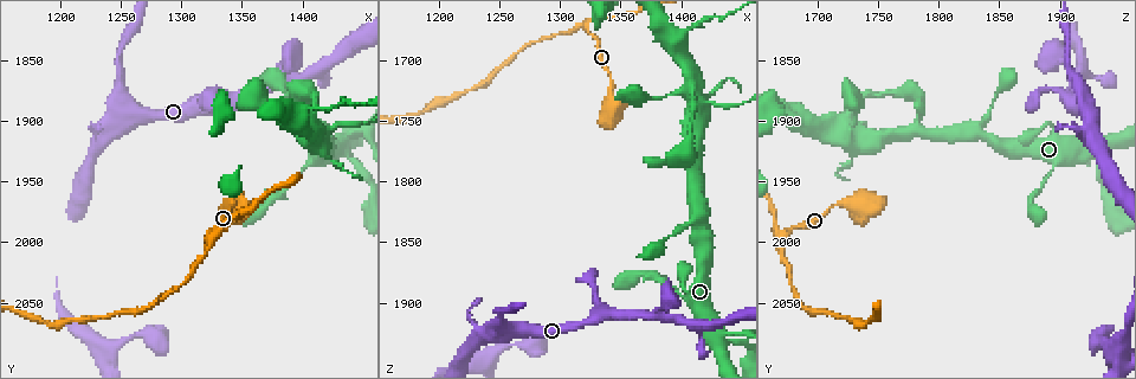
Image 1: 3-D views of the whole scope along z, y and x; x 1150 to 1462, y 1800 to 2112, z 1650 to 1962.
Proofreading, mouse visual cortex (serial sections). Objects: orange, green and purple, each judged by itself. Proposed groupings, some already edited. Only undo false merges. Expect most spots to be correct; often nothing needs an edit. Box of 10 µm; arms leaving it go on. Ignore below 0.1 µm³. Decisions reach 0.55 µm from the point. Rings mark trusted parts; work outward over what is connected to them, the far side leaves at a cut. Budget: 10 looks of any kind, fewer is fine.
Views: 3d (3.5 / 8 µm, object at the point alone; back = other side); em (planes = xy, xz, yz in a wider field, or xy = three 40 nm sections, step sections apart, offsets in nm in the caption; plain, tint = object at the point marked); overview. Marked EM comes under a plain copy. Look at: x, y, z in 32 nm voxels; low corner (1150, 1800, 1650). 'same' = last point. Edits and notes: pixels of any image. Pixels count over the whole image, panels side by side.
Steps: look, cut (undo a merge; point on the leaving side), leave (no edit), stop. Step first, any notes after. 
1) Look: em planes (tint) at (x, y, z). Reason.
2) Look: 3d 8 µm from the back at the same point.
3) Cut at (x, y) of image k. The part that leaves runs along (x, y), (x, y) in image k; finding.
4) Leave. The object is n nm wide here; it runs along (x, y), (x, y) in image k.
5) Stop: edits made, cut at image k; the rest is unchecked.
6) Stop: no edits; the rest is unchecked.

Look: em xy step 2 (tint) at (1344, 1968, 1726). Calibre changes.

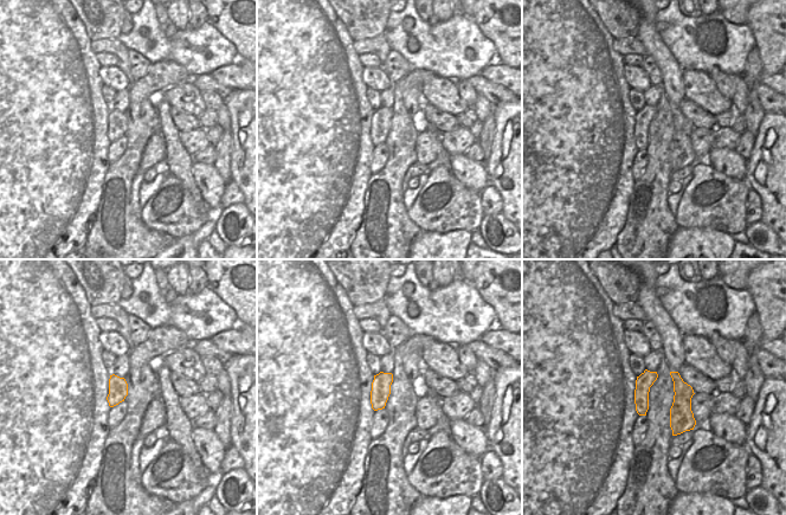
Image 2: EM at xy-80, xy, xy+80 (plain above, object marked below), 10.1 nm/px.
Look: 3d 3.5 µm at the same point. Wider look.

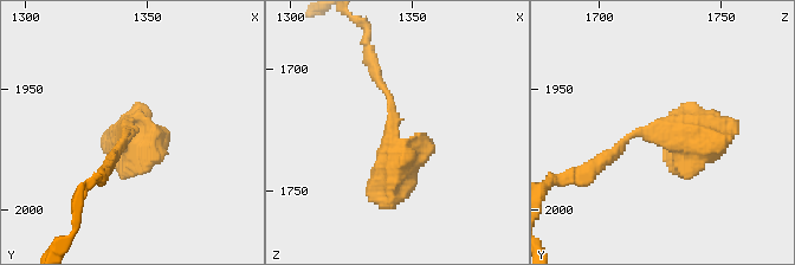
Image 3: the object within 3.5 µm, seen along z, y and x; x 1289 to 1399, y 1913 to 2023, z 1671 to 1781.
Leave. It runs along (592, 167), (642, 130), (728, 127) in image 3; all the same cell.

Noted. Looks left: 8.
Look: 3d 8 µm at (1322, 1998, 1674). Three-way junction.

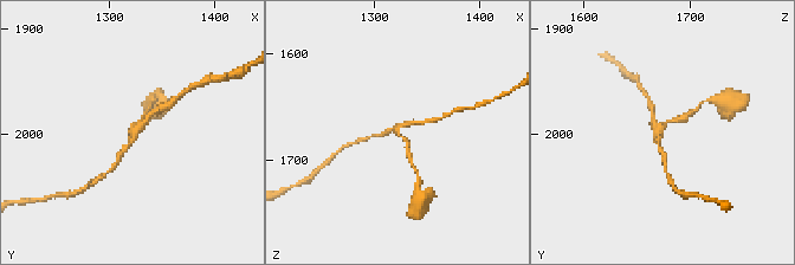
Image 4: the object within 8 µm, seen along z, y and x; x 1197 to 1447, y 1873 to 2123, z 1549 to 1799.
Look: 3d 3.5 µm at the same point. Closer look.

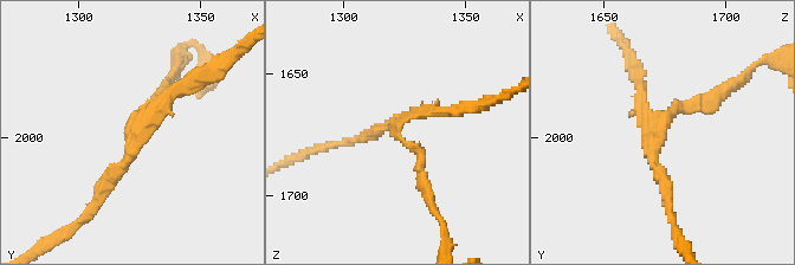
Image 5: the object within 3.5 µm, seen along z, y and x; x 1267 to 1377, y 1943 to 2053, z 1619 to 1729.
Look: em xy step 2 (tint) at (1322, 1998, 1673). 3 arms meet here; the arms are 150, 150, 150 nm wide; shape alone is not enough.

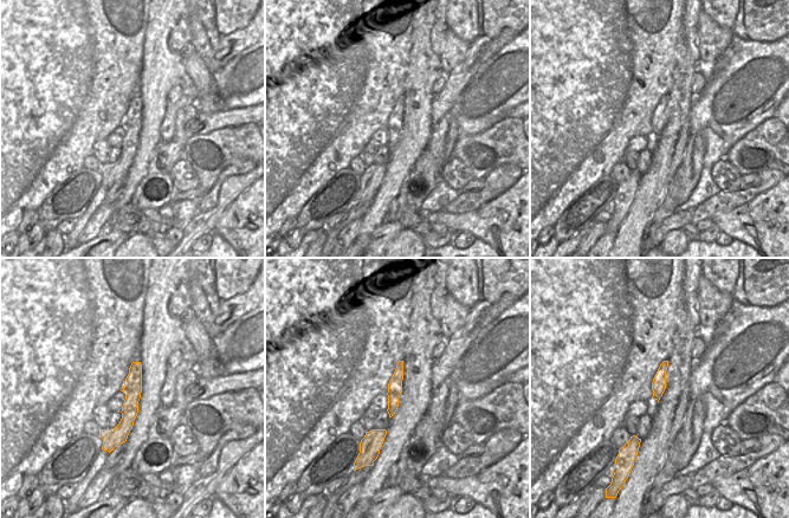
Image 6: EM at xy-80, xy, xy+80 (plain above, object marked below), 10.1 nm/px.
Leave. It runs along (156, 97), (98, 195) in image 5; one cell here.

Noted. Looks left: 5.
Look: 3d 3.5 µm at (1408, 1906, 1724). Looks like a crossing.

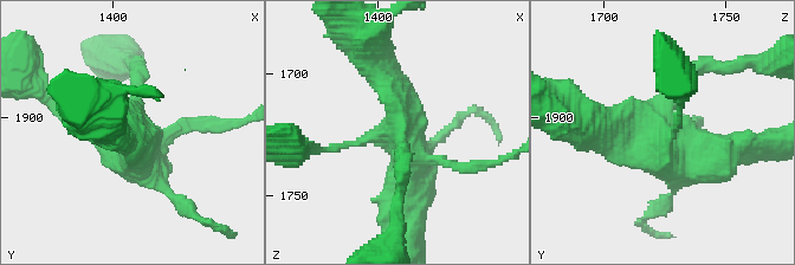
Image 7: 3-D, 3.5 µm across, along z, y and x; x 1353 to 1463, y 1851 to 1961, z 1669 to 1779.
Look: em xy step 5 (tint) at (1408, 1904, 1722).

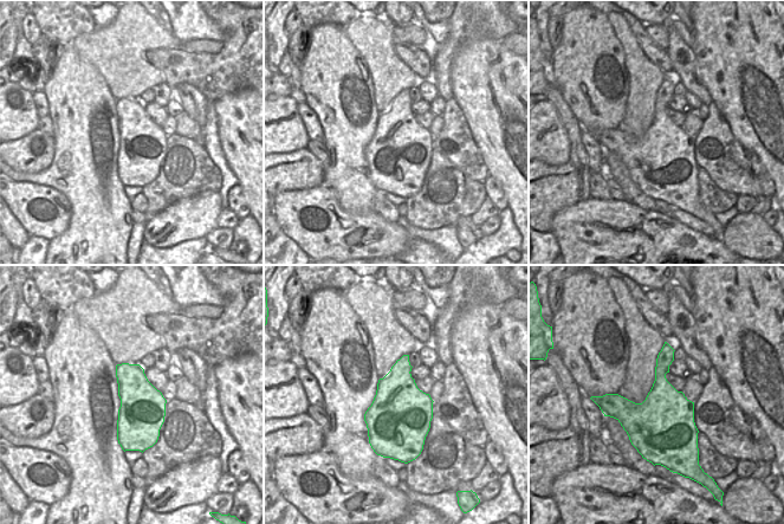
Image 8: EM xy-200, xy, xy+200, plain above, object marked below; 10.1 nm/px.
Look: em xy step 2 (tint) at the same point.

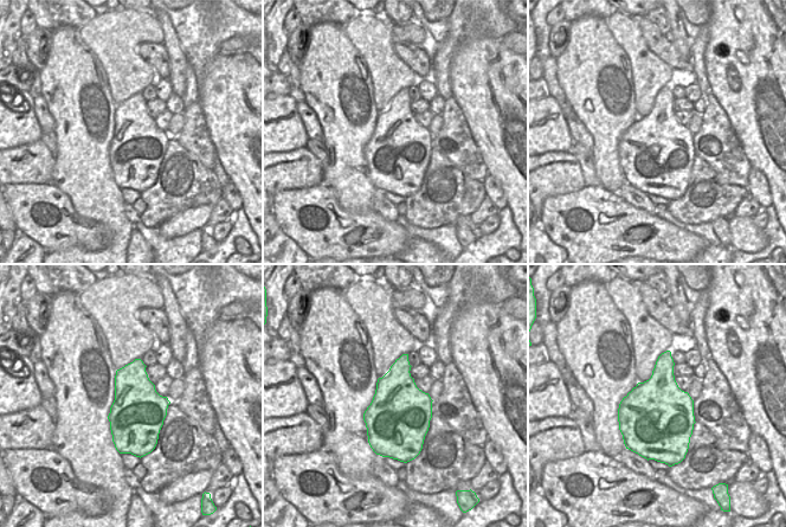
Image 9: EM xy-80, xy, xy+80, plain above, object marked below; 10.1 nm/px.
Leave. All the same cell.

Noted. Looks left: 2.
Look: 3d 3.5 µm at (1390, 1848, 1898). Sharp bend.

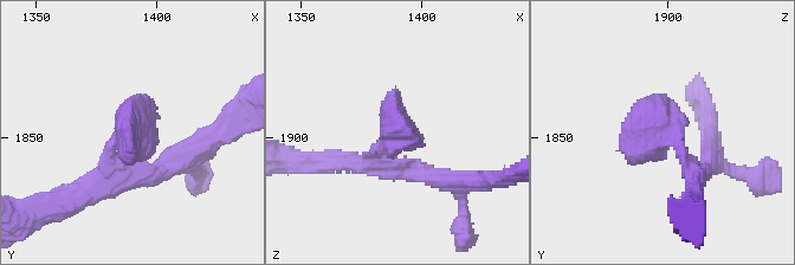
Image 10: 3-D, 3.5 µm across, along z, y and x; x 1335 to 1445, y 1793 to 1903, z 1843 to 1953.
Look: em xy step 1 (tint) at (1390, 1846, 1896). Need the tissue.

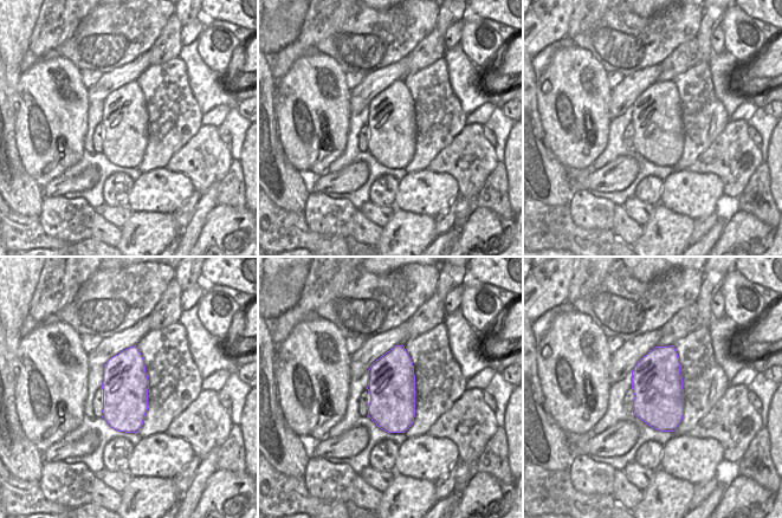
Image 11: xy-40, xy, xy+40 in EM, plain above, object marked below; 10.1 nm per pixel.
Leave. It runs along (692, 181), (659, 130), (620, 148) in image 10; one cell here.

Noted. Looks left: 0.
Stop: no edits; the rest is unchecked.

